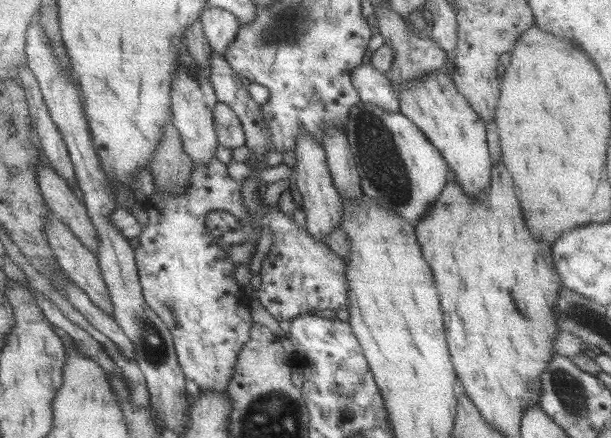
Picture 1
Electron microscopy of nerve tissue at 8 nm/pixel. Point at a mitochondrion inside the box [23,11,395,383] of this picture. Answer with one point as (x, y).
(154, 351)

